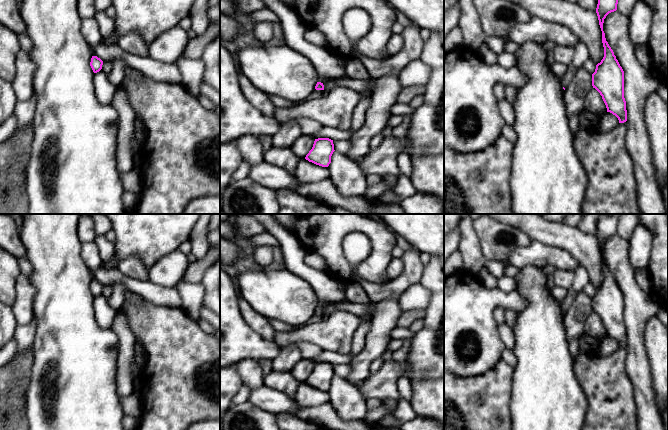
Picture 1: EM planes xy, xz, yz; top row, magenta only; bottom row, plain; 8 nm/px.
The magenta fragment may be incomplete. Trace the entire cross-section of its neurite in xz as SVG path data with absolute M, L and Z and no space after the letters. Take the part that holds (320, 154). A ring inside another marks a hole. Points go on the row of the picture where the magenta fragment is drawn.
M318 138L315 139L312 149L306 155L305 159L316 165L328 167L334 151L333 140L329 138Z

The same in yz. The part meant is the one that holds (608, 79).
M598 0L596 13L602 31L604 57L596 65L595 72L592 74L592 86L602 96L607 112L615 115L619 123L624 123L627 121L624 98L624 71L606 41L603 31L604 19L609 13L617 10L617 4L618 0Z

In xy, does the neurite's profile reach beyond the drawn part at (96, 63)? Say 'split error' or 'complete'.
complete

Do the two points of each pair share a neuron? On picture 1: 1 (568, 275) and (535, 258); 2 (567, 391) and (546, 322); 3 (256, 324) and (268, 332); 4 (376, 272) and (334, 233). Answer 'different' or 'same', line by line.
1: different
2: same
3: same
4: same

